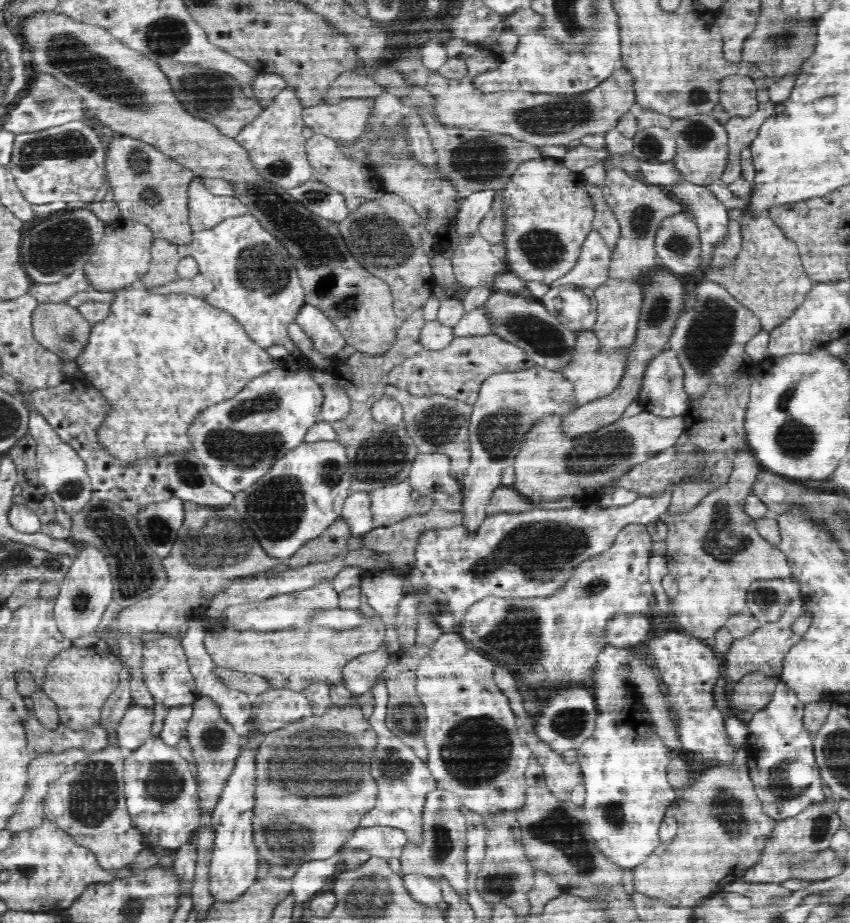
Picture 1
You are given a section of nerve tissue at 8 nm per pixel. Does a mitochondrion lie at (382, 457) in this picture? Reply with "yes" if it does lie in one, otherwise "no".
yes

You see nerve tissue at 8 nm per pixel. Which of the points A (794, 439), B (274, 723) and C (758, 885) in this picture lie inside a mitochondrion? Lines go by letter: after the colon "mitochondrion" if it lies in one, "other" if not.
A: mitochondrion
B: mitochondrion
C: other

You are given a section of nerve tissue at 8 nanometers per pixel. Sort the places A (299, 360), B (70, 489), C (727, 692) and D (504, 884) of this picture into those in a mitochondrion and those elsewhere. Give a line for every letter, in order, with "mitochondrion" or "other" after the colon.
A: other
B: mitochondrion
C: other
D: mitochondrion

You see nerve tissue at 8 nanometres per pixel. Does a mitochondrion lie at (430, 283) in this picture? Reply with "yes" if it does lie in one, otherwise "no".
no

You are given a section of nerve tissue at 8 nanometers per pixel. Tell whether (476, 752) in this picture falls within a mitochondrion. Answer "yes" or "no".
yes

